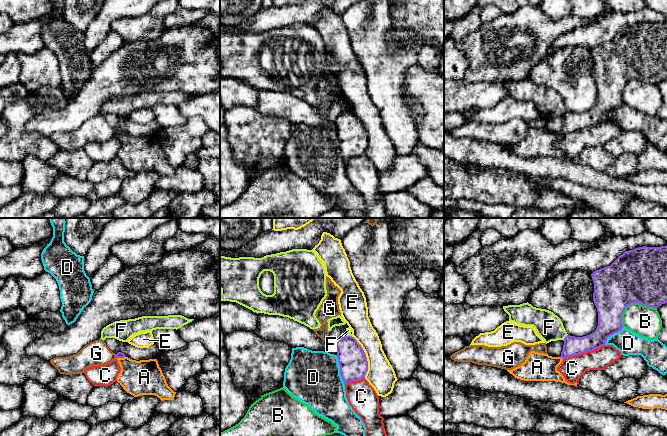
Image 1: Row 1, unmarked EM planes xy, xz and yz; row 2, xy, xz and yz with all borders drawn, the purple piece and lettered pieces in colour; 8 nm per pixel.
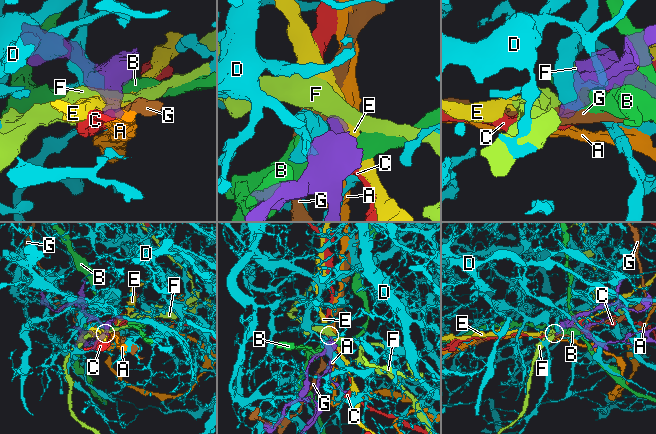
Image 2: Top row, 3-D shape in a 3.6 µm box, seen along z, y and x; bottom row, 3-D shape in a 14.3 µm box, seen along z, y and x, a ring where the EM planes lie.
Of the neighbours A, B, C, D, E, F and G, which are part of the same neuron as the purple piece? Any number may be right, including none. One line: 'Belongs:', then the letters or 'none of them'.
Belongs: none of them

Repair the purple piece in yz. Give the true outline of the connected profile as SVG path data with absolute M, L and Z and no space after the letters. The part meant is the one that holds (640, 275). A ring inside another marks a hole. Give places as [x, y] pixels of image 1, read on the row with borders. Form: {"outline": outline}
{"outline": "M667 245L643 246L625 251L610 266L594 271L591 277L594 283L593 301L598 312L598 326L587 336L567 335L563 340L560 356L562 359L604 346L608 337L622 330L622 314L627 306L640 303L658 308L667 303Z"}

